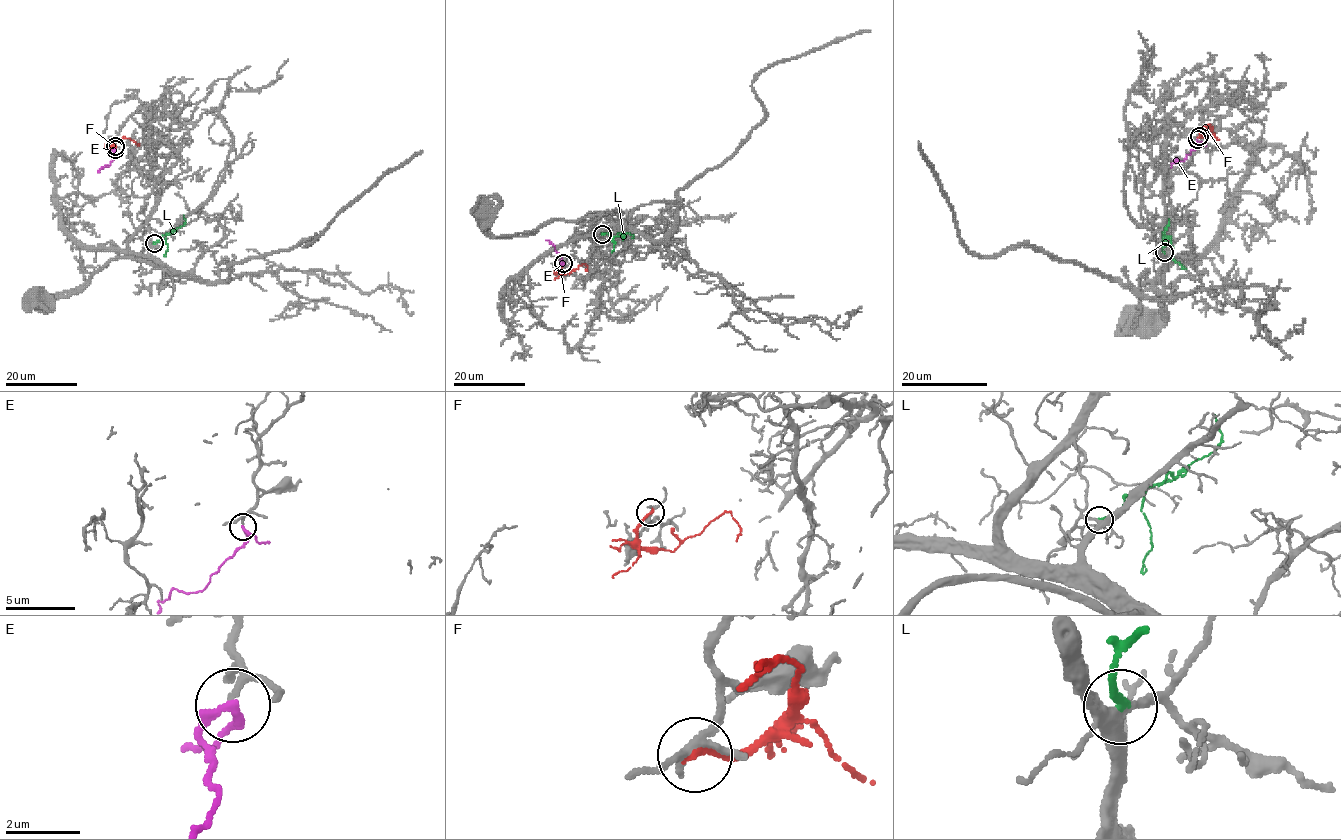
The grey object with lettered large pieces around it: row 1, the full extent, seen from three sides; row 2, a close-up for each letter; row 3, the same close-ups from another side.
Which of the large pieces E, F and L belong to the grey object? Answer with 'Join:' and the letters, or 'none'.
Join: E, L

